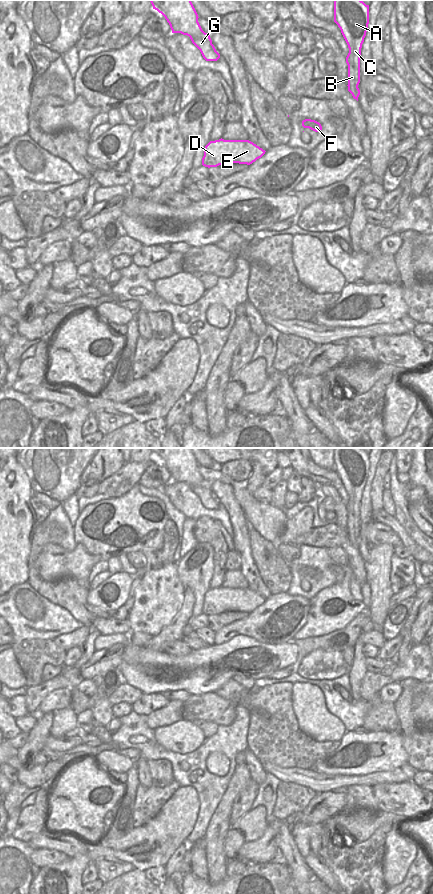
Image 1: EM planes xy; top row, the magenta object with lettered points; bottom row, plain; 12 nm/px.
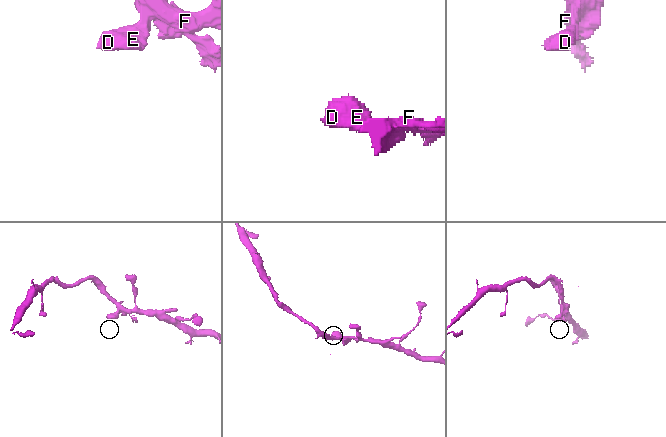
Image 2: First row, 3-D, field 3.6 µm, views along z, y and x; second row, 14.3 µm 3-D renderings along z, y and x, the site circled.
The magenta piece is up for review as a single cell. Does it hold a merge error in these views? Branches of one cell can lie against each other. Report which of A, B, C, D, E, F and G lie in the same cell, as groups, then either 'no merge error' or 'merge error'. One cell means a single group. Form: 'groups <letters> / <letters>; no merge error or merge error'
groups A B C D E F G; no merge error

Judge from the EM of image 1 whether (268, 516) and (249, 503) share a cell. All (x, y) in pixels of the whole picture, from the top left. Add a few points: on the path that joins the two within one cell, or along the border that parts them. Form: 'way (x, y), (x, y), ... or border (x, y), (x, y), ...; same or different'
way (263, 516), (254, 508); same

